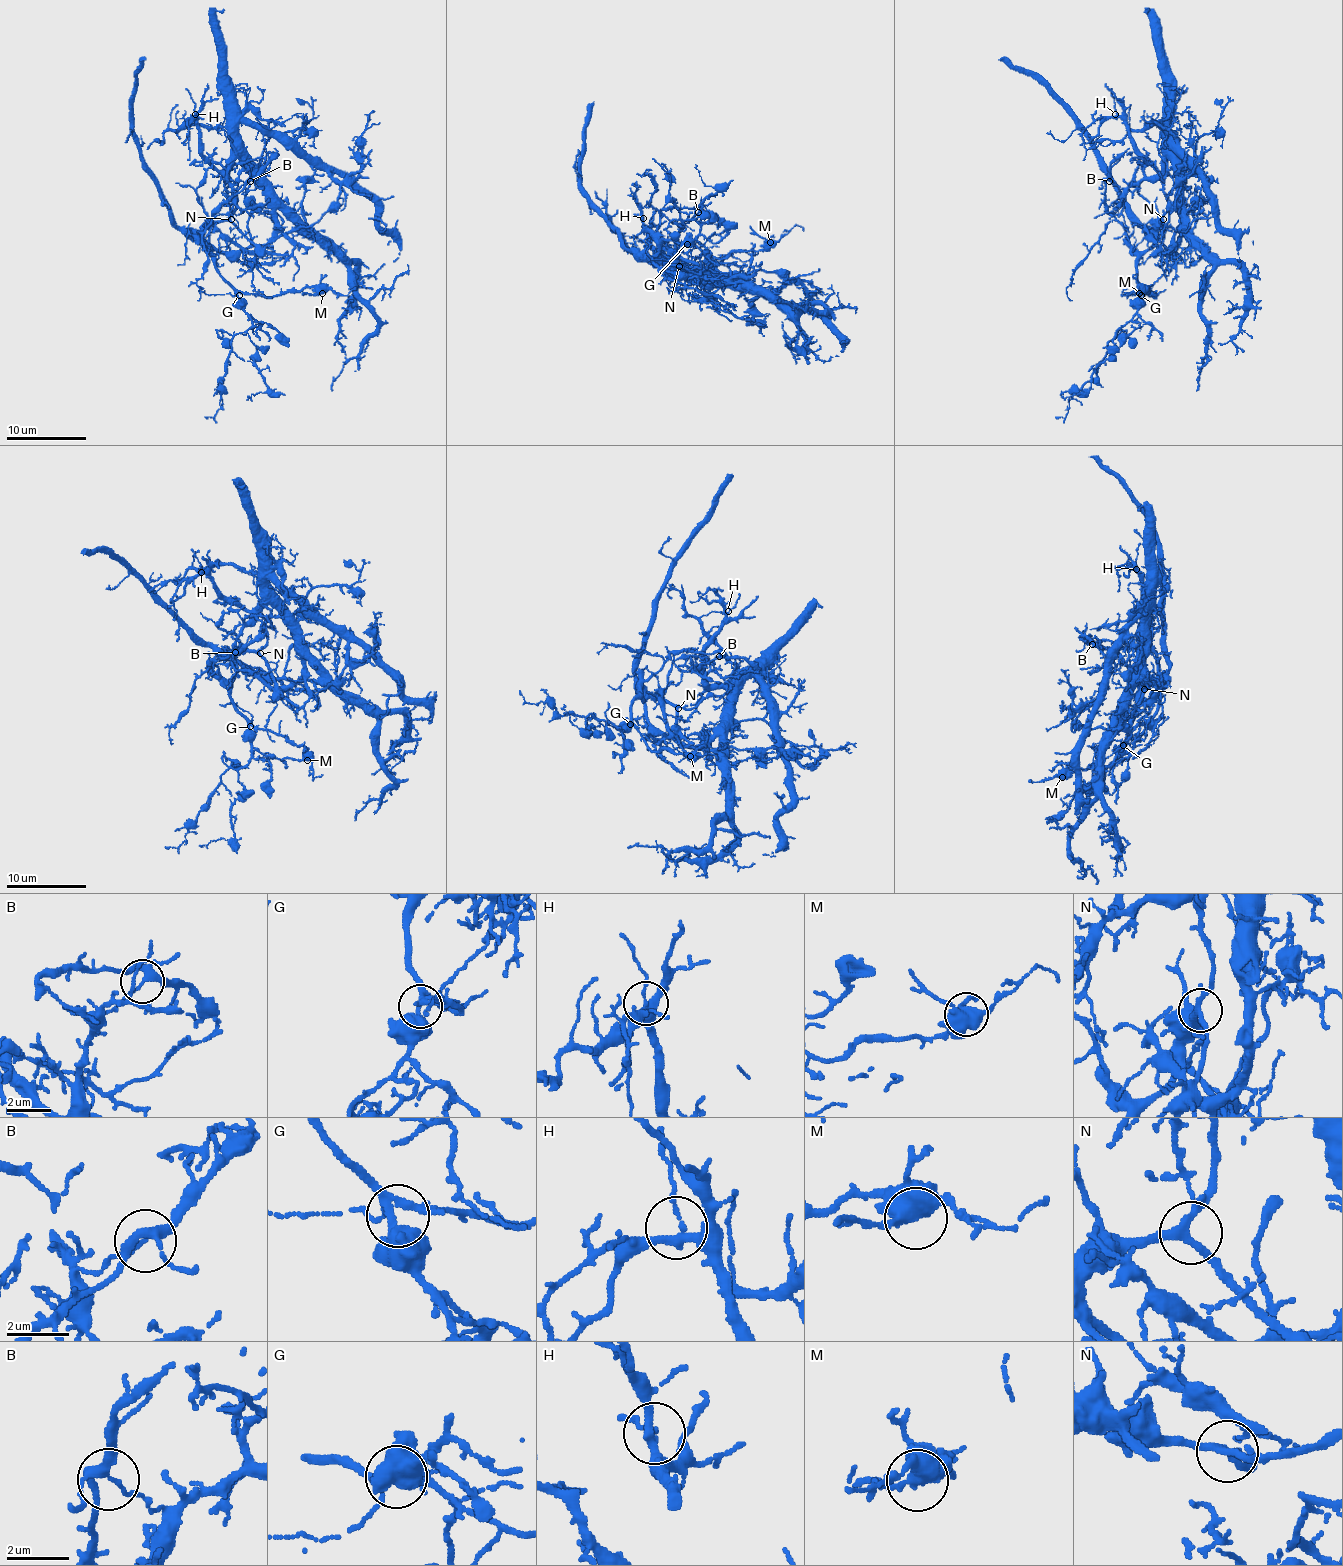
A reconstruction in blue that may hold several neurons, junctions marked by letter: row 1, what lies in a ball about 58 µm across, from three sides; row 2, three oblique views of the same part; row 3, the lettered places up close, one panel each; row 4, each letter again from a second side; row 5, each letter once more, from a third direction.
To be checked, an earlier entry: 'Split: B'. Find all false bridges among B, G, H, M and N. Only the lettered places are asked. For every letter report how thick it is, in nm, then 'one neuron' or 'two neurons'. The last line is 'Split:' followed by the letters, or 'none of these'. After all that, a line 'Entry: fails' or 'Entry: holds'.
B: 260 nm | two neurons
G: 360 nm | one neuron
H: 240 nm | one neuron
M: 500 nm | one neuron
N: 240 nm | one neuron
Split: B
Entry: holds

